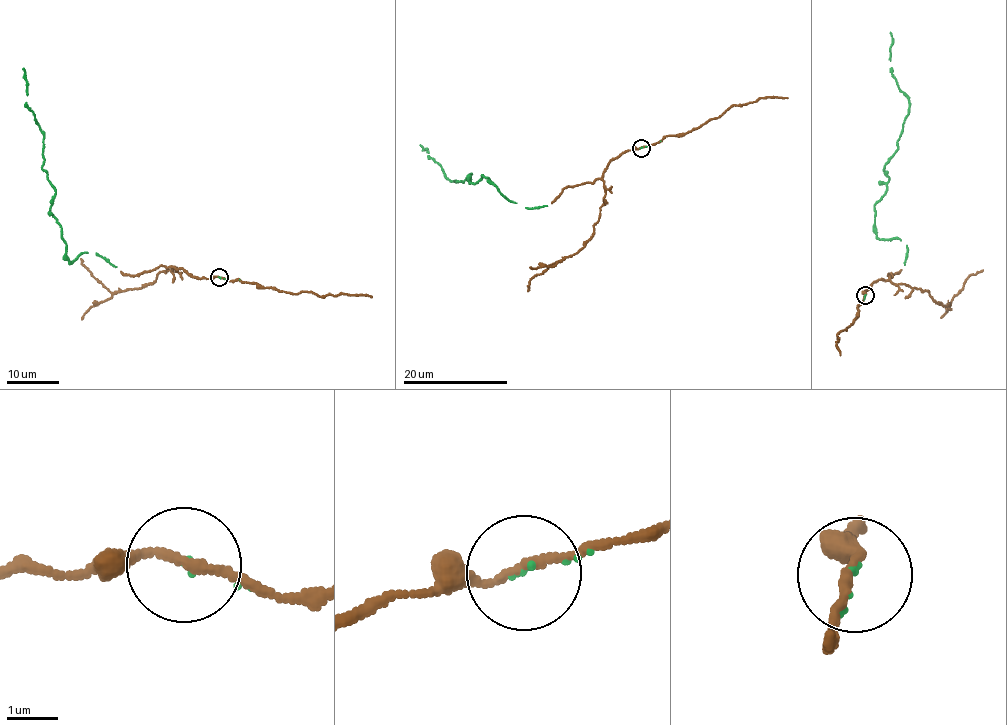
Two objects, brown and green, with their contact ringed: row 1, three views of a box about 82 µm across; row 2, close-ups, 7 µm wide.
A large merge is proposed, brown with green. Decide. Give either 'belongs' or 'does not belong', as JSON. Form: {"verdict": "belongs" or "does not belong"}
{"verdict": "belongs"}

